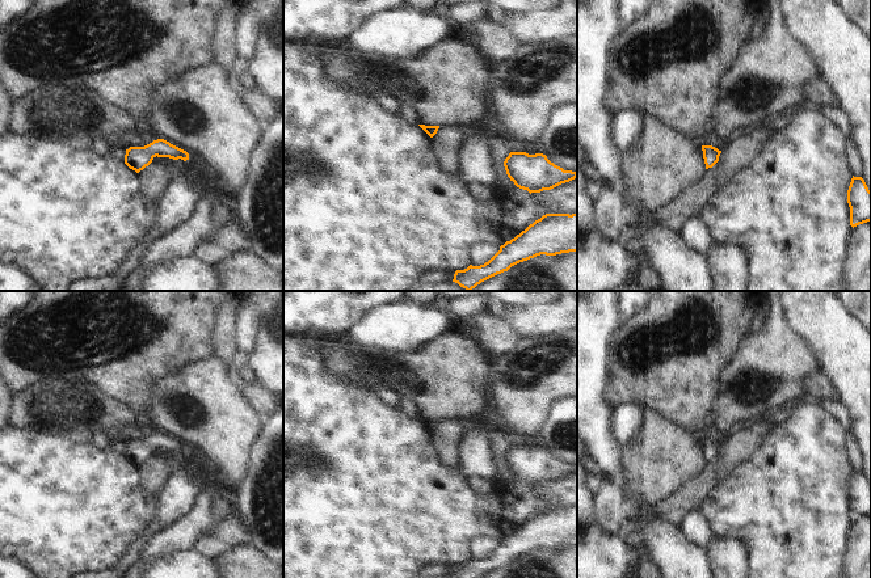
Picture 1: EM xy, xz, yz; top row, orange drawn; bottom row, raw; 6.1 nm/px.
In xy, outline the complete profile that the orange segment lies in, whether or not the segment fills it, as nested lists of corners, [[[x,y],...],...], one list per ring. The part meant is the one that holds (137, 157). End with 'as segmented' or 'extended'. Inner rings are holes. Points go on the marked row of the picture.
[[[164,139],[153,140],[144,147],[130,147],[126,149],[125,164],[139,173],[148,166],[155,157],[169,157],[173,160],[189,160],[189,153]]]; as segmented

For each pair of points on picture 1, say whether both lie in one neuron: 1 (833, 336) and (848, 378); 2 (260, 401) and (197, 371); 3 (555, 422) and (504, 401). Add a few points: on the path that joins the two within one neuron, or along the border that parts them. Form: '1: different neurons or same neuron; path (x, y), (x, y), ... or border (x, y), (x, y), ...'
1: same neuron; path (842, 346), (848, 354), (848, 367)
2: different neurons; border (239, 384), (245, 401), (261, 416)
3: different neurons; border (563, 397), (551, 405), (545, 422), (535, 434)

